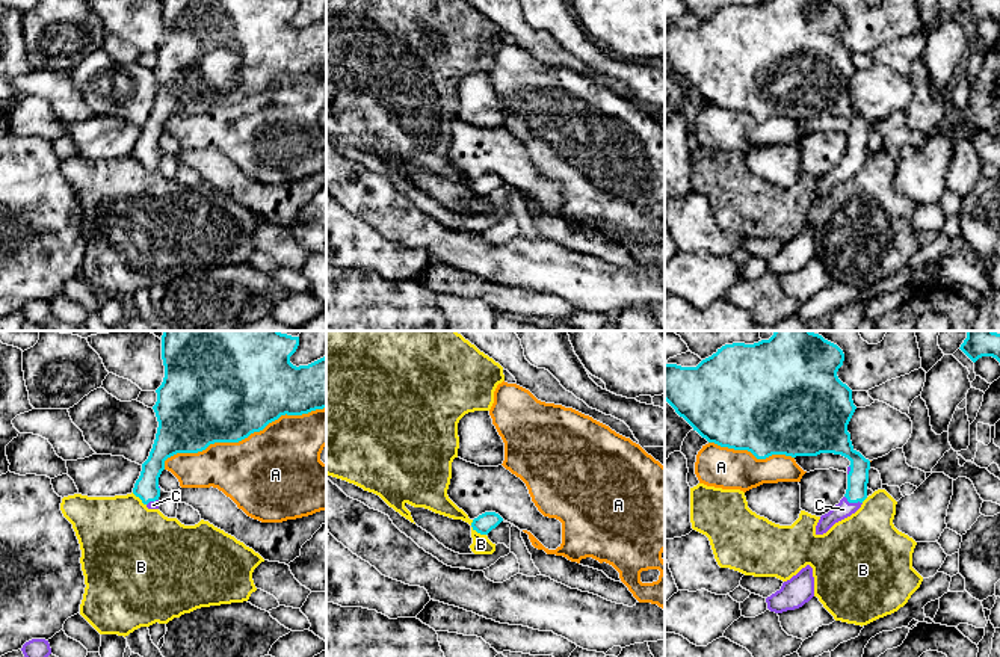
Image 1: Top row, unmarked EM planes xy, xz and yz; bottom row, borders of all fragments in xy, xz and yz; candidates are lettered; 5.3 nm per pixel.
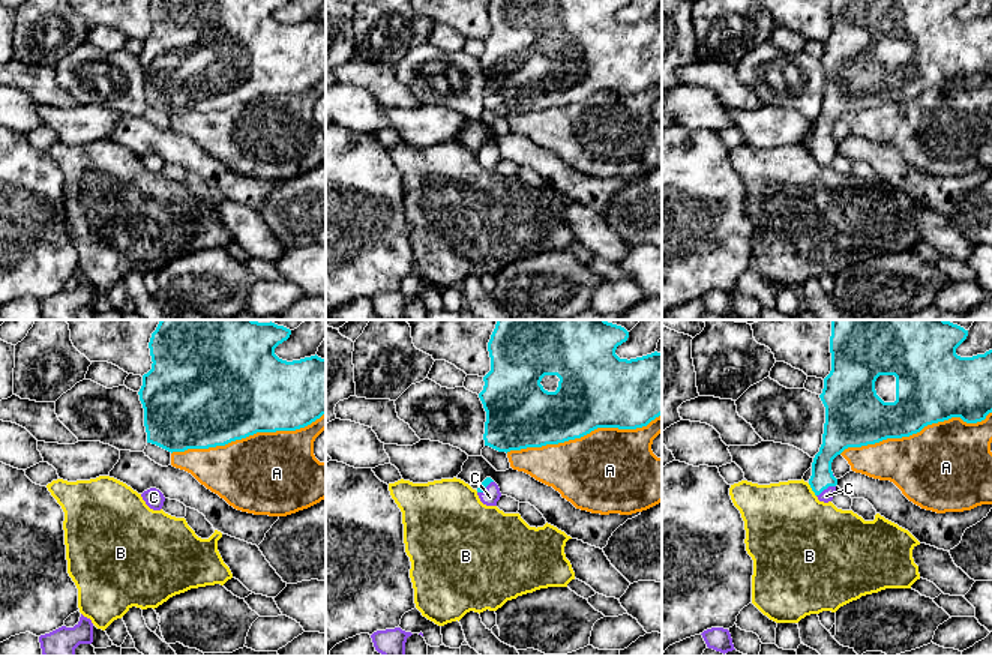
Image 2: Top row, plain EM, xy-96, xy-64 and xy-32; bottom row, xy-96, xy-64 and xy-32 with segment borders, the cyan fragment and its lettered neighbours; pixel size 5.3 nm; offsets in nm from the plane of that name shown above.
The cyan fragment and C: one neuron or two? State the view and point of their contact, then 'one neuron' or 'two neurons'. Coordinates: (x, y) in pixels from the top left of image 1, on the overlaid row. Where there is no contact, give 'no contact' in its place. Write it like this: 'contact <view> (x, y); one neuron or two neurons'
contact yz (852, 502); one neuron

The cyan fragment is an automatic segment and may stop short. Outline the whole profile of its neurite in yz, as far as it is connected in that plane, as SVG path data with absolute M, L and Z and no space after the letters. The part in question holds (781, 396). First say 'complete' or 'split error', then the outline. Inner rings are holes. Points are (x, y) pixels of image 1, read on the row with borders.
split error; M775 331L769 340L754 344L725 344L696 367L665 364L665 400L708 443L748 450L757 459L820 453L847 458L846 494L816 526L816 535L823 535L867 498L870 461L853 449L847 432L856 406L852 390L837 376L843 361L843 350L819 334Z

